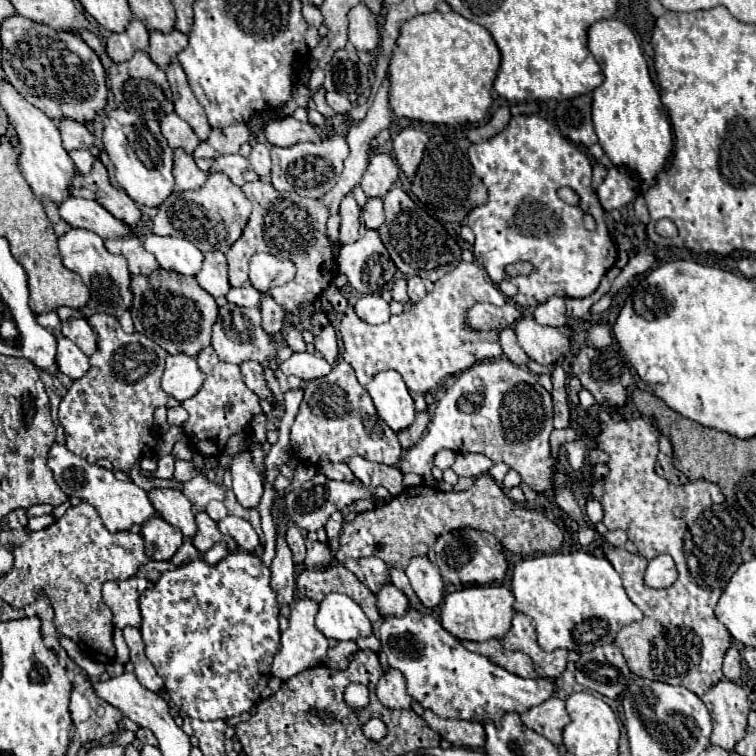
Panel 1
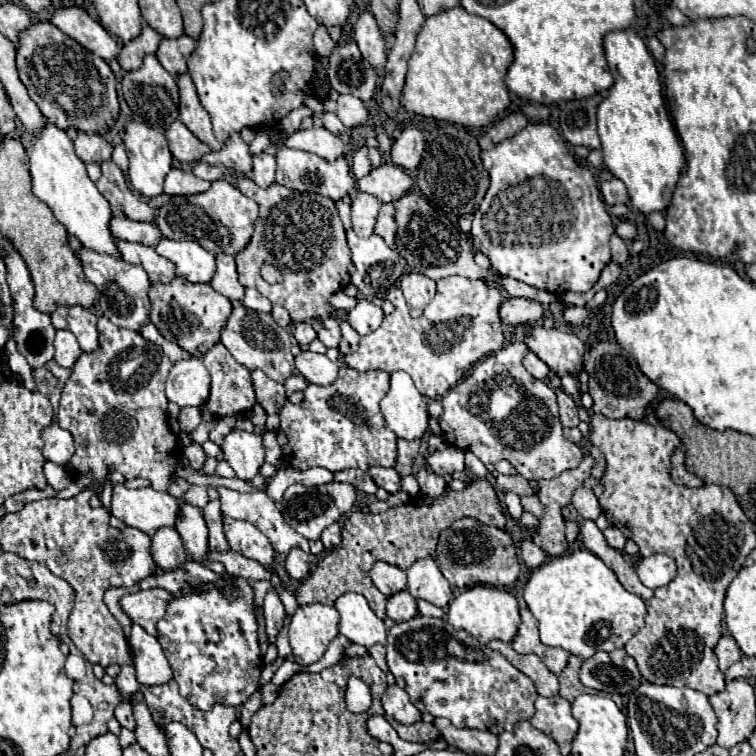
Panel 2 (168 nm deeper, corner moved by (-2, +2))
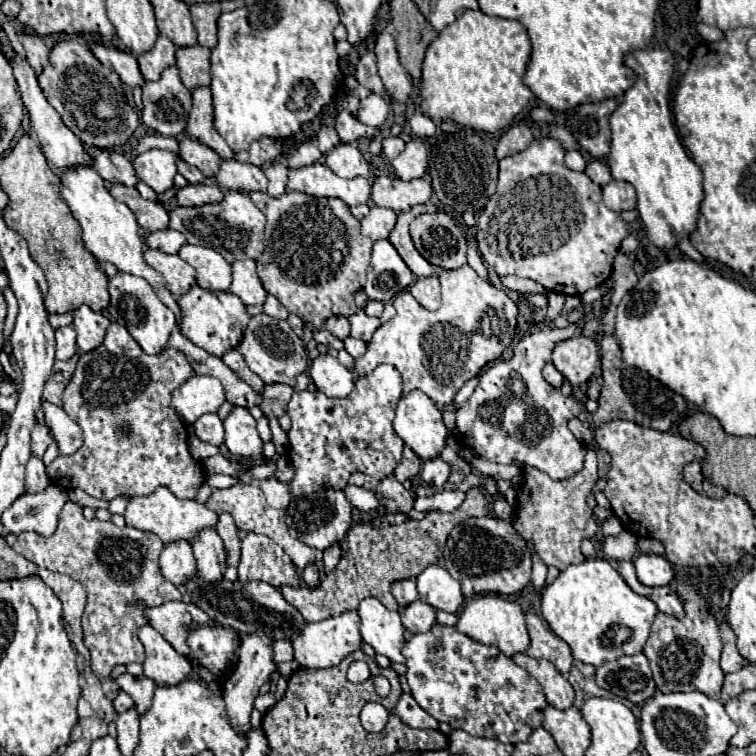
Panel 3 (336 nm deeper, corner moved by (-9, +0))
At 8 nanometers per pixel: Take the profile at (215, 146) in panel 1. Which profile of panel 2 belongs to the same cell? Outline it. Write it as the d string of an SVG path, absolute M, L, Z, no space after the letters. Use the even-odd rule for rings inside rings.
M234 133L220 151L210 151L202 157L208 165L224 165L234 171L244 171L248 177L252 177L252 155L248 151L248 143L240 139L238 133Z

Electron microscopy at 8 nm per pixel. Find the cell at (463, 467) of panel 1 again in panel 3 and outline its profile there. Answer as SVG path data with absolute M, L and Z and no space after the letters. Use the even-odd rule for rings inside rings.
M435 457L435 459L429 459L423 463L421 479L429 485L441 487L443 483L449 481L449 475L451 475L451 465L445 463L441 457Z

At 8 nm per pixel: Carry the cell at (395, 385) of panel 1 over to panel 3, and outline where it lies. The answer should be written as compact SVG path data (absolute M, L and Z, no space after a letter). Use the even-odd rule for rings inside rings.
M413 389L399 399L393 429L423 461L437 457L449 435L441 411L419 389Z

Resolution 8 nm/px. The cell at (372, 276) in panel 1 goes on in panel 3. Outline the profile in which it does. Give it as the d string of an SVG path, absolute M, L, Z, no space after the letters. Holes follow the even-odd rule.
M387 239L373 243L373 257L365 283L365 293L369 299L387 303L397 293L407 289L413 279L415 275Z

